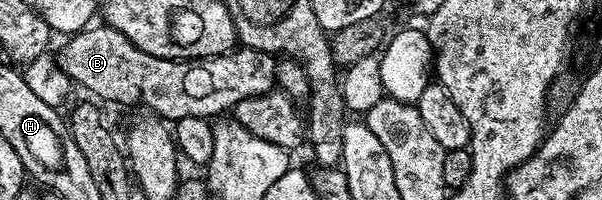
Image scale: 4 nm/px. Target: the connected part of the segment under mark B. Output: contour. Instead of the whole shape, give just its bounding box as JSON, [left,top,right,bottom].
[58,23,276,123]

